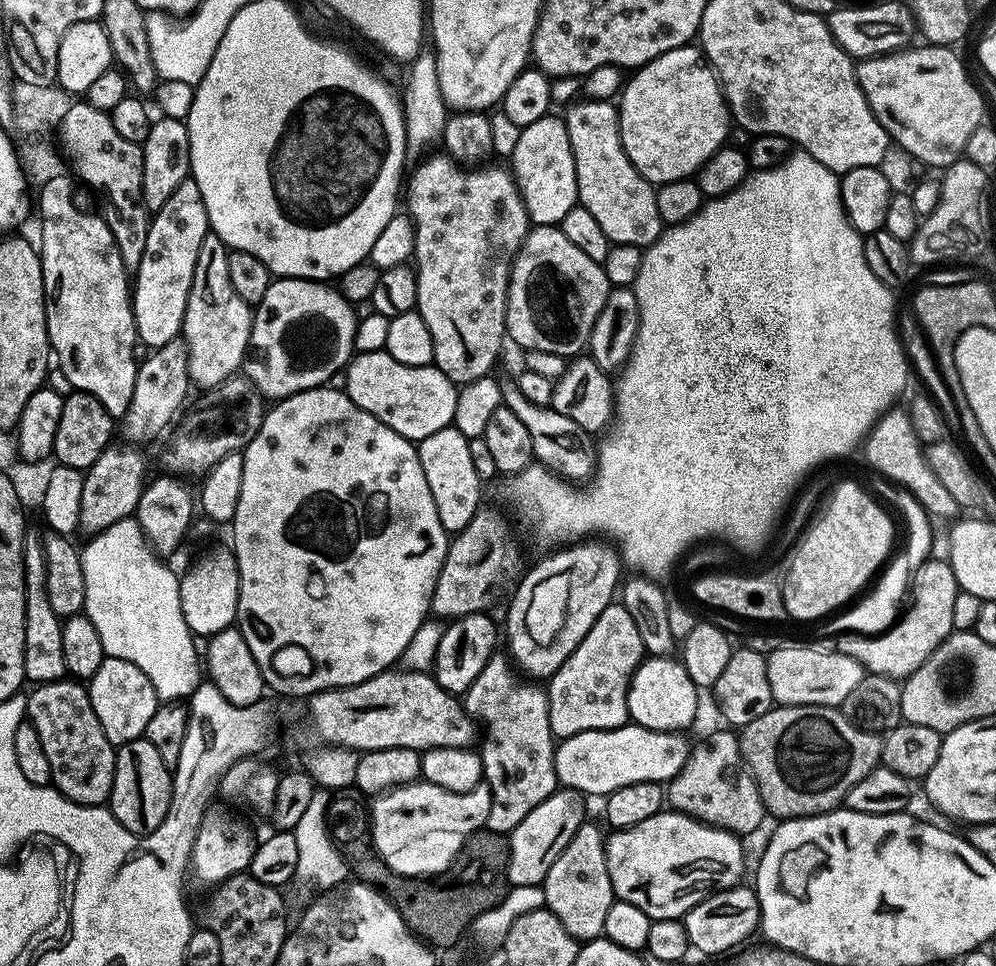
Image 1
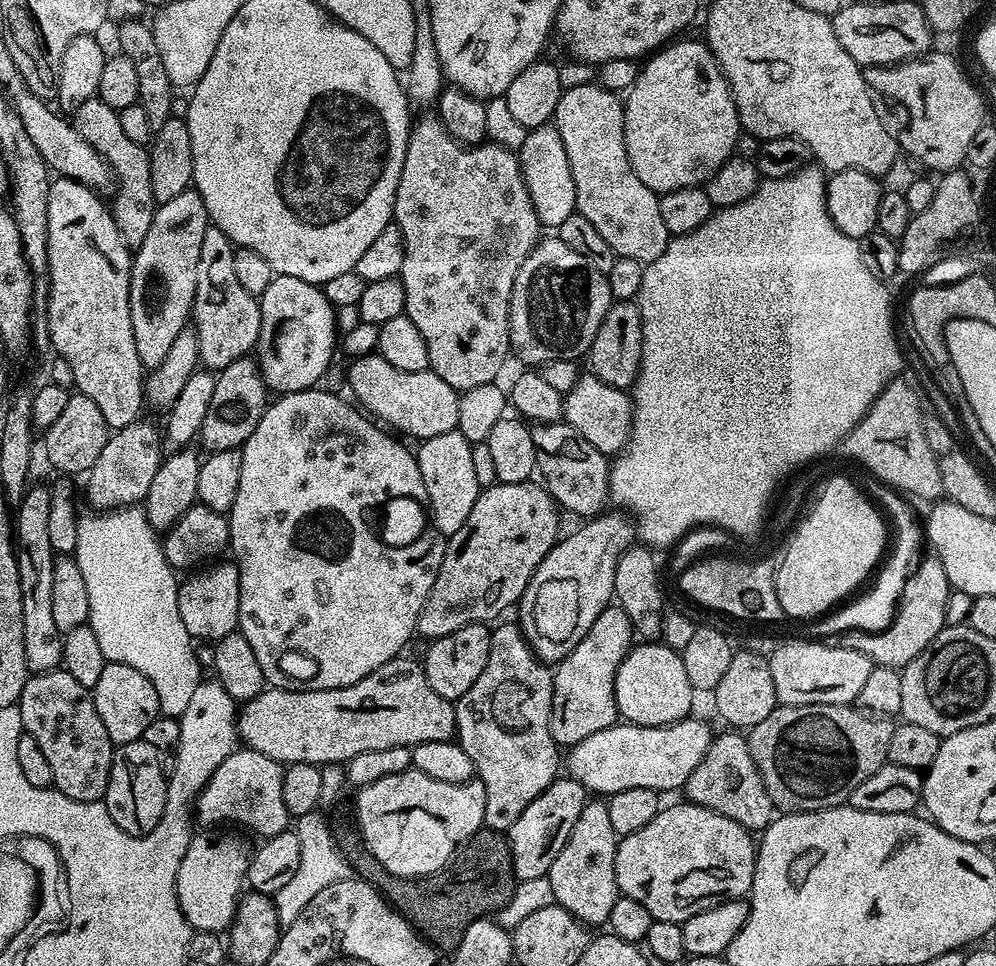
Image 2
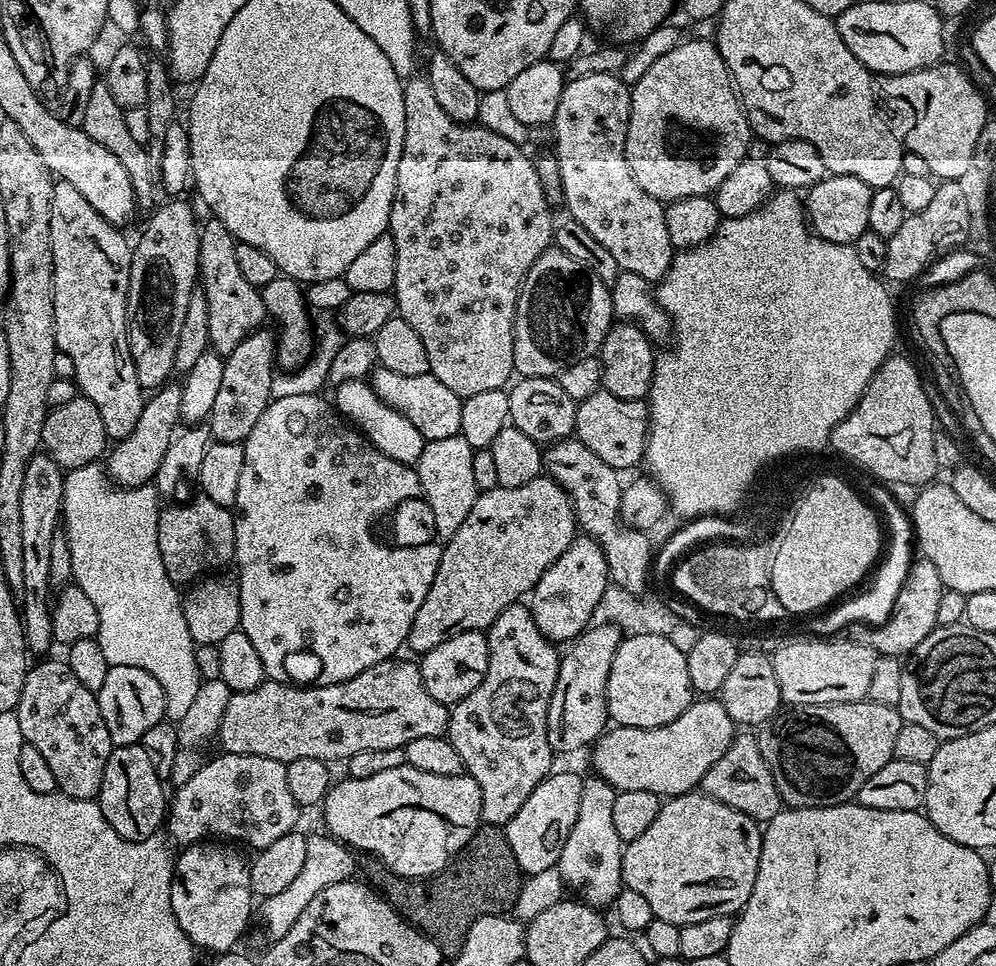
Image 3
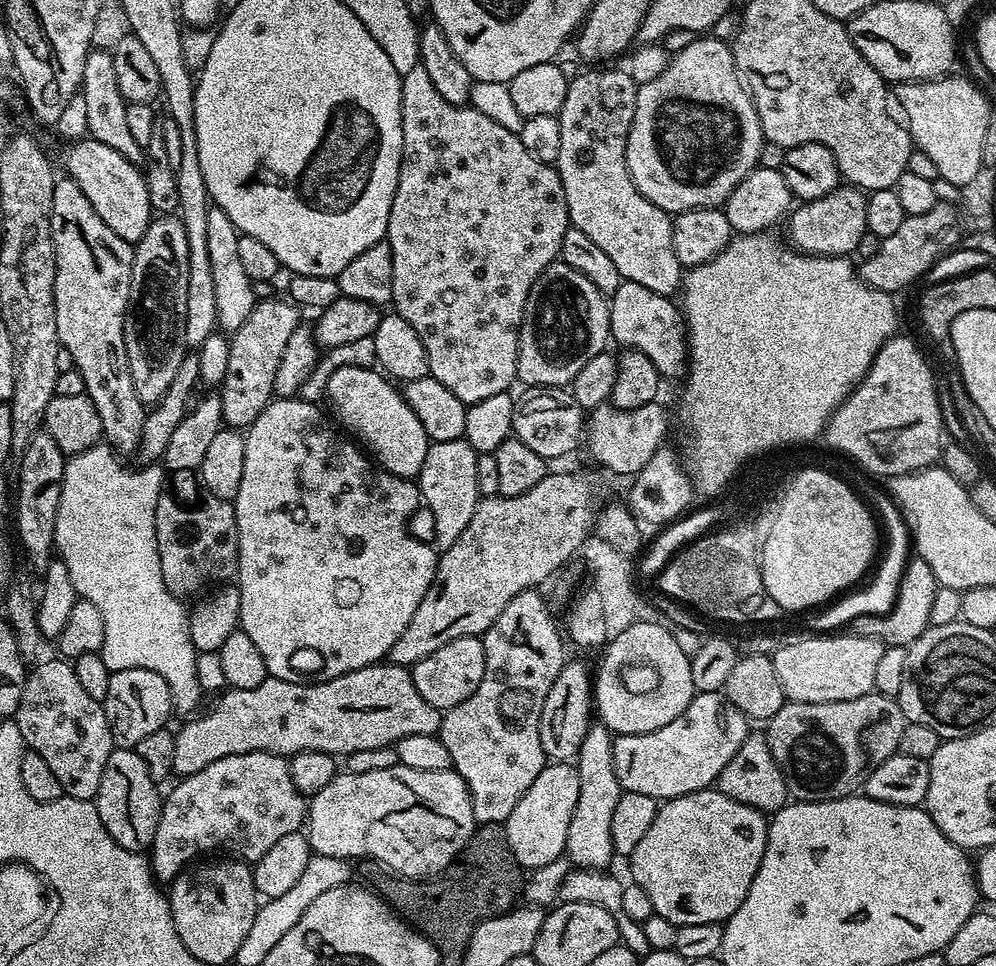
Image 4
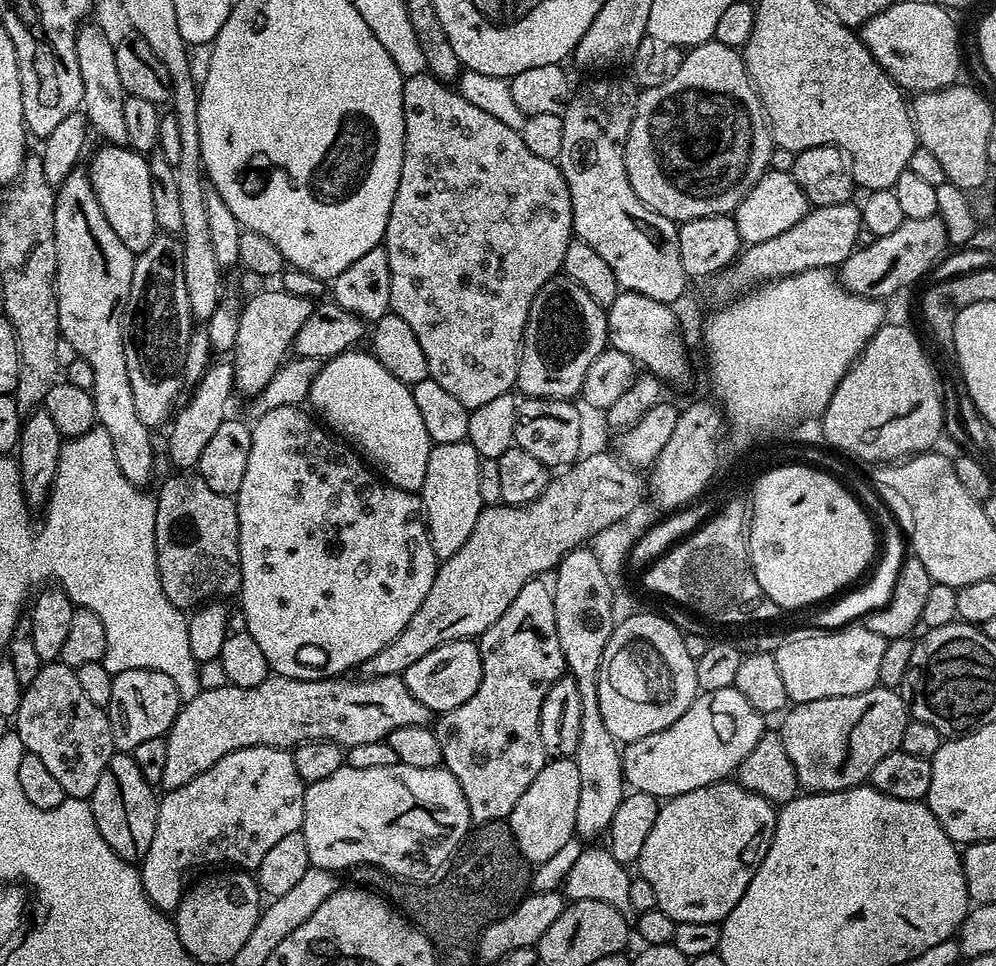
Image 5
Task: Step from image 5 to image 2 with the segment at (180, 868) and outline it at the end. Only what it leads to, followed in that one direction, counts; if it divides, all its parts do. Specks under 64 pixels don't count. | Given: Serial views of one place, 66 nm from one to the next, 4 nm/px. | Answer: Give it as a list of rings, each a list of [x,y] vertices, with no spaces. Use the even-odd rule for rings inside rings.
[[[243,746],[237,747],[235,752],[222,762],[210,774],[200,795],[194,801],[194,816],[197,821],[204,824],[241,824],[244,828],[249,828],[252,832],[257,832],[260,838],[276,836],[279,832],[285,831],[289,827],[290,817],[286,810],[286,802],[282,802],[282,778],[284,777],[285,765],[279,764],[274,758],[266,754],[258,754],[253,748]]]

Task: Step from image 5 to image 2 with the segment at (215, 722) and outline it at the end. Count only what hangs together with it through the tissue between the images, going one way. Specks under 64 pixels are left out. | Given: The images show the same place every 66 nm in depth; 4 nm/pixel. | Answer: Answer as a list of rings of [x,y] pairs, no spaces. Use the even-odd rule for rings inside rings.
[[[401,654],[395,660],[378,666],[366,678],[341,688],[323,688],[309,692],[295,692],[285,688],[265,687],[254,698],[243,701],[236,717],[236,735],[239,743],[253,748],[258,754],[266,754],[279,764],[314,764],[340,766],[354,754],[365,750],[390,750],[390,746],[413,749],[422,742],[451,740],[456,734],[456,705],[430,690],[426,682],[423,663],[419,659],[407,660]]]

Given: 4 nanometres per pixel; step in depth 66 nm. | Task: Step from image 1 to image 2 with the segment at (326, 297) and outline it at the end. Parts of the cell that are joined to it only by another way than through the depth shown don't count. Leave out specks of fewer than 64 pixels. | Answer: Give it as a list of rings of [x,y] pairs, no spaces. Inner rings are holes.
[[[275,276],[258,298],[266,298],[266,322],[260,322],[260,340],[266,344],[266,356],[258,357],[264,383],[276,394],[317,387],[332,364],[332,355],[338,352],[338,312],[327,300],[323,287],[302,282],[302,278]]]

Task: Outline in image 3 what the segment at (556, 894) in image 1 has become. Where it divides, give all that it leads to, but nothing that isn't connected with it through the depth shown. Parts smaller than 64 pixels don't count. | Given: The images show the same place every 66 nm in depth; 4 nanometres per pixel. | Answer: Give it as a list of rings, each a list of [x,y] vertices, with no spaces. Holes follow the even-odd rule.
[[[588,774],[583,777],[584,789],[582,798],[578,798],[578,819],[574,821],[574,826],[570,830],[570,838],[566,838],[566,846],[562,846],[559,869],[560,877],[564,880],[573,893],[578,894],[579,899],[585,904],[591,905],[597,910],[604,910],[615,905],[616,896],[622,887],[622,858],[624,850],[622,841],[618,838],[618,830],[614,827],[614,798],[616,789],[610,786],[601,776]]]

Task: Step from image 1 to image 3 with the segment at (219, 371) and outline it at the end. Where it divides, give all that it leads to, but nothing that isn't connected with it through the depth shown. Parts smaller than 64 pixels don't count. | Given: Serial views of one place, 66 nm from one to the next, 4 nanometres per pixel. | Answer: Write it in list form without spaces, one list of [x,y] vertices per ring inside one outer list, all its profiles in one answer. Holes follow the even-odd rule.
[[[215,218],[205,219],[200,225],[200,274],[199,287],[204,289],[206,306],[210,314],[211,351],[220,353],[227,358],[235,350],[238,342],[256,331],[265,323],[264,297],[261,289],[250,286],[242,269],[238,267],[235,236],[222,226],[222,222]]]

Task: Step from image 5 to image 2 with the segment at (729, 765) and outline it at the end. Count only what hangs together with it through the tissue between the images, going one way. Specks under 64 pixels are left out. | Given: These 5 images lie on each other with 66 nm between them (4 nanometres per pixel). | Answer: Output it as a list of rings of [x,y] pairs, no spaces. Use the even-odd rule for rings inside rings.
[[[685,718],[676,720],[672,724],[663,724],[657,728],[617,722],[606,730],[598,730],[598,734],[590,734],[590,738],[582,738],[582,742],[571,745],[569,754],[566,756],[566,768],[569,768],[571,779],[588,789],[592,794],[603,794],[605,797],[612,796],[618,790],[634,790],[634,786],[649,788],[661,794],[667,794],[675,790],[683,789],[684,783],[694,774],[694,766],[702,762],[714,737],[710,729],[709,721]]]

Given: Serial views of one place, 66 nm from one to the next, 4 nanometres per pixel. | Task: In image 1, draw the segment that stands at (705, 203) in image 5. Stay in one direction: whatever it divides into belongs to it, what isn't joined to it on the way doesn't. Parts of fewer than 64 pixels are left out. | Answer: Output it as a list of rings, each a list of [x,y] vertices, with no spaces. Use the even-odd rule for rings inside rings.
[[[696,46],[675,48],[635,69],[618,96],[618,111],[622,146],[638,174],[653,186],[695,177],[701,166],[729,143],[728,127],[734,124],[720,79]]]

